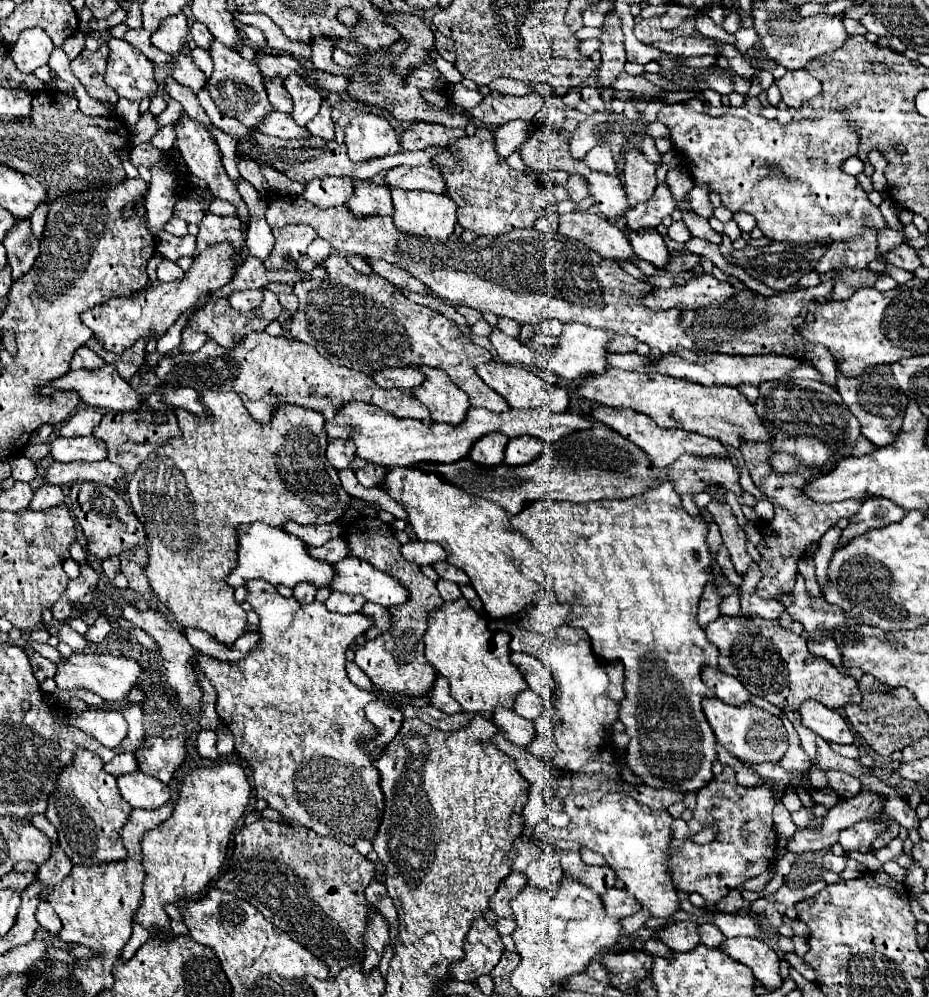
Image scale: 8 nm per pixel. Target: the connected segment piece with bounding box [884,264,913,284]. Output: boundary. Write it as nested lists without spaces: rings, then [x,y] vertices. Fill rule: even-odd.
[[[890,264],[887,265],[887,270],[884,273],[886,276],[892,277],[898,284],[904,284],[906,281],[913,278],[913,274],[909,271],[894,267]]]

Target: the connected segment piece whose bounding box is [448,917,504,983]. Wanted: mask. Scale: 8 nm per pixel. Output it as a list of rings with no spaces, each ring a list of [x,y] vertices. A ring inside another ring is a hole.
[[[478,917],[464,941],[464,959],[450,965],[450,975],[456,981],[476,981],[478,977],[490,973],[504,953],[504,945],[494,925],[484,917]]]

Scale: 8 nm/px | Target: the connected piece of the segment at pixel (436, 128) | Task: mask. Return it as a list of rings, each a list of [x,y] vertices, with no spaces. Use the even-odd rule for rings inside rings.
[[[410,123],[410,129],[402,135],[402,149],[404,151],[418,151],[428,147],[444,147],[452,139],[464,137],[462,129],[446,129],[436,123]]]

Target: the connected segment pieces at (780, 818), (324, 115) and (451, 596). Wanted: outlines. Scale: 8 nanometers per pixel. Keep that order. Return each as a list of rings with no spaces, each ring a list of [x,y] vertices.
[[[784,807],[784,811],[774,811],[774,827],[776,827],[778,835],[782,835],[786,839],[792,839],[794,837],[796,825],[792,823],[790,813],[786,811],[786,807]]]
[[[324,99],[318,115],[308,123],[308,131],[312,135],[318,135],[322,139],[334,139],[334,121],[330,119],[330,111],[332,111],[330,101]]]
[[[440,579],[436,585],[438,585],[438,591],[440,591],[440,595],[442,595],[444,601],[454,601],[456,597],[458,599],[462,597],[462,593],[460,593],[460,589],[458,589],[456,583],[450,583],[446,579]]]

